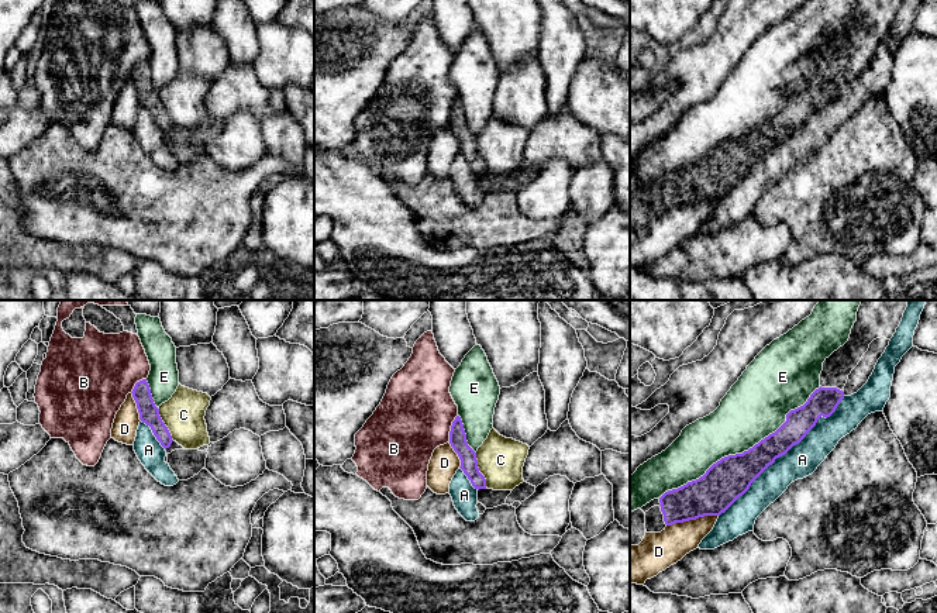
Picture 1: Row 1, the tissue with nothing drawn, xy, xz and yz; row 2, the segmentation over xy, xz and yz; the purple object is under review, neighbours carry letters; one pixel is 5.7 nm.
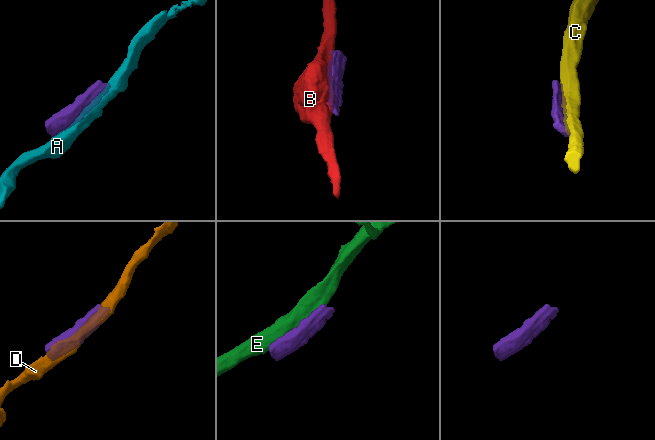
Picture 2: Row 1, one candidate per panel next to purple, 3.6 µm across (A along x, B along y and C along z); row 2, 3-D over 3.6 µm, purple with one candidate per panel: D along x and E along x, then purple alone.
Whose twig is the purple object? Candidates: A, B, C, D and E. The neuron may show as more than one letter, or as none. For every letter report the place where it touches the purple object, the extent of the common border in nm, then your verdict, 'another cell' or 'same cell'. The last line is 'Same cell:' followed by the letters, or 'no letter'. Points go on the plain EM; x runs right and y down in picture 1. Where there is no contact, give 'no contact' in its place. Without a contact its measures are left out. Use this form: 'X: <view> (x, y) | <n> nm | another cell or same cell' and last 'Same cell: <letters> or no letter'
A: yz (784, 138) | 1000 nm | another cell
B: xz (451, 113) | 170 nm | another cell
C: xz (478, 154) | 220 nm | another cell
D: yz (692, 203) | 300 nm | another cell
E: yz (743, 137) | 1100 nm | another cell
Same cell: no letter

